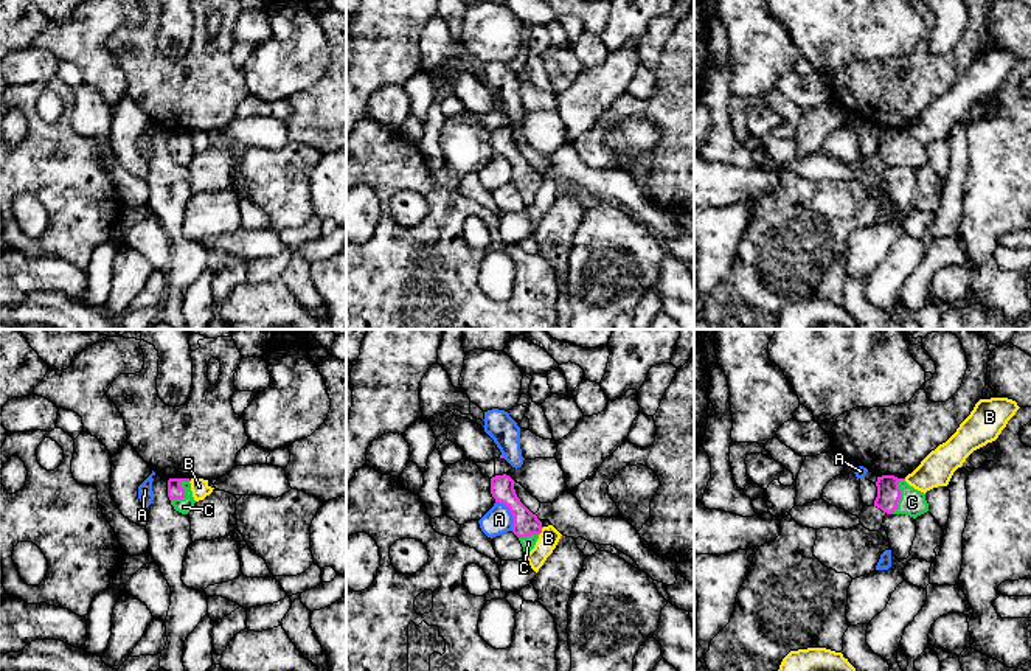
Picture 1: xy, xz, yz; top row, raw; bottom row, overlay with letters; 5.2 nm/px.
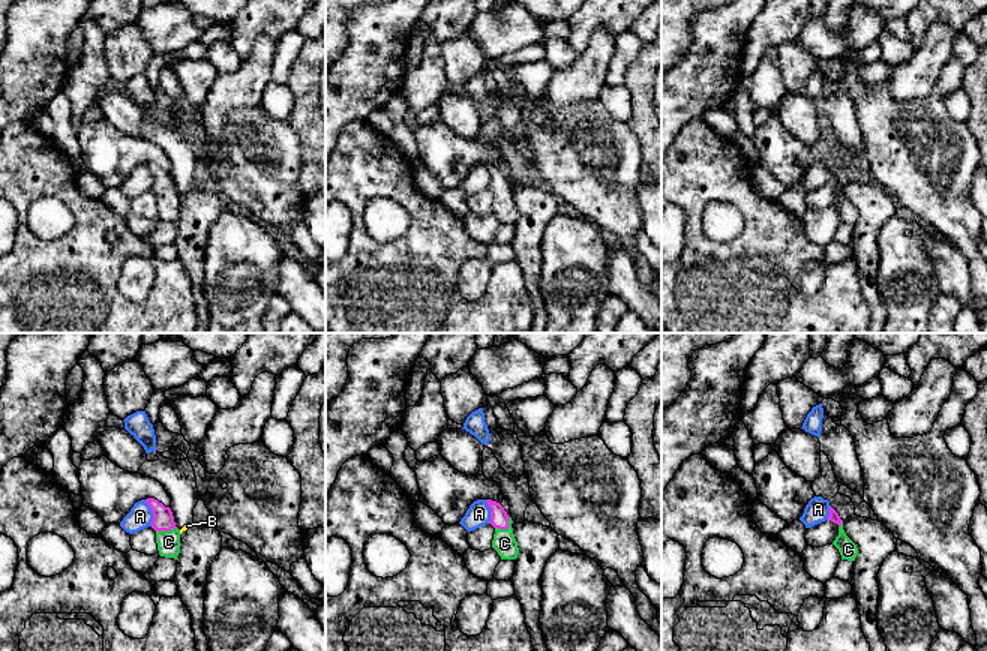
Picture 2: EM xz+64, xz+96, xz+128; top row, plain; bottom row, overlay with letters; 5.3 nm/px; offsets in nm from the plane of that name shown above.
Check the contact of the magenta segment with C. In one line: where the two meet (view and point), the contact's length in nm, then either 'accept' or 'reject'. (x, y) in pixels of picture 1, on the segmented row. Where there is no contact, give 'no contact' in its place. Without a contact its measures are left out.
yz (899, 496) | 200 nm | accept

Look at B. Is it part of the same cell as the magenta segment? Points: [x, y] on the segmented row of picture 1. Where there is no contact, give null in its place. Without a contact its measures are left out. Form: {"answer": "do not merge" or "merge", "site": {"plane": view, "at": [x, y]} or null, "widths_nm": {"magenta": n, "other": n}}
{"answer": "do not merge", "site": {"plane": "xz", "at": [541, 531]}, "widths_nm": {"magenta": 130, "other": 100}}

